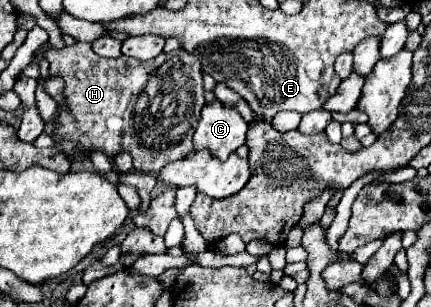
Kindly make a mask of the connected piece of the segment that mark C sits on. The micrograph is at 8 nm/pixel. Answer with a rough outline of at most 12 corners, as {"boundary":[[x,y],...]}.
{"boundary":[[218,99],[206,103],[194,151],[224,161],[246,141],[248,123]]}

